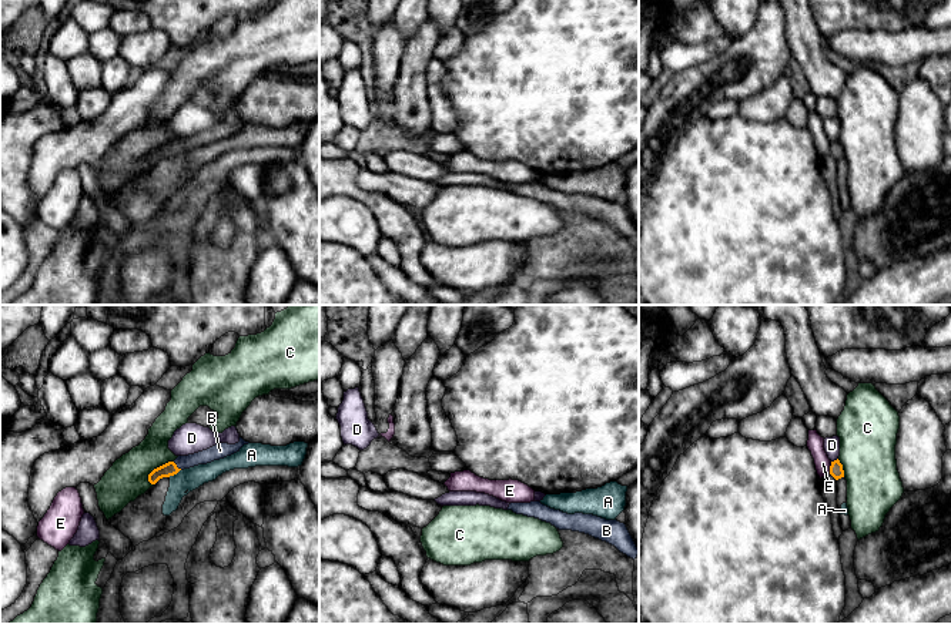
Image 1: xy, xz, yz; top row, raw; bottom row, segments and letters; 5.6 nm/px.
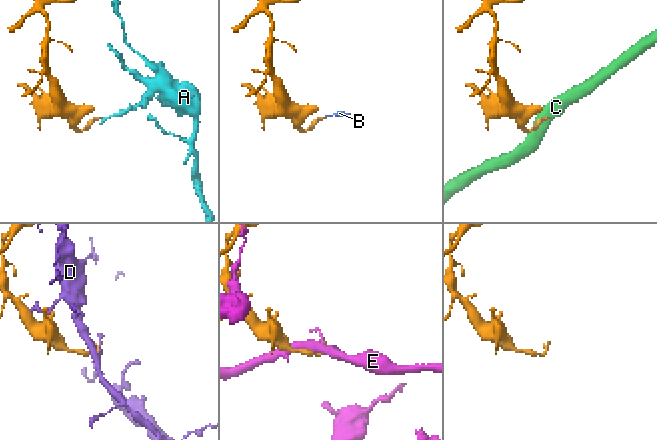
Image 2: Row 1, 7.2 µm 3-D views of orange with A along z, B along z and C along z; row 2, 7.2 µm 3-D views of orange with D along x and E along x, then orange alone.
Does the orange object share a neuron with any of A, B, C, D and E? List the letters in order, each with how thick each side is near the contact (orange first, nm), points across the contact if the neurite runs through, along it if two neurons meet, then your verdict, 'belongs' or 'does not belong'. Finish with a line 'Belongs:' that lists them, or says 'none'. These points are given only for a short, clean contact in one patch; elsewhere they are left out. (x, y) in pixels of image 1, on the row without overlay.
A: 80 nm thick on the orange side, 130 nm on the other; border along xy (180, 150), (168, 157); does not belong
B: 80 nm thick on the orange side, 90 nm on the other; runs through xy (168, 150), (176, 147), (181, 143), (217, 133); belongs
C: 80 nm thick on the orange side, 240 nm on the other; border along xy (173, 141), (157, 147), (147, 161); does not belong
D: 80 nm thick on the orange side, 100 nm on the other; does not belong
E: 80 nm thick on the orange side, 100 nm on the other; does not belong
Belongs: B

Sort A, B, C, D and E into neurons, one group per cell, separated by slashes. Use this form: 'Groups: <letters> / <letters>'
Groups: A / B / C / D / E

